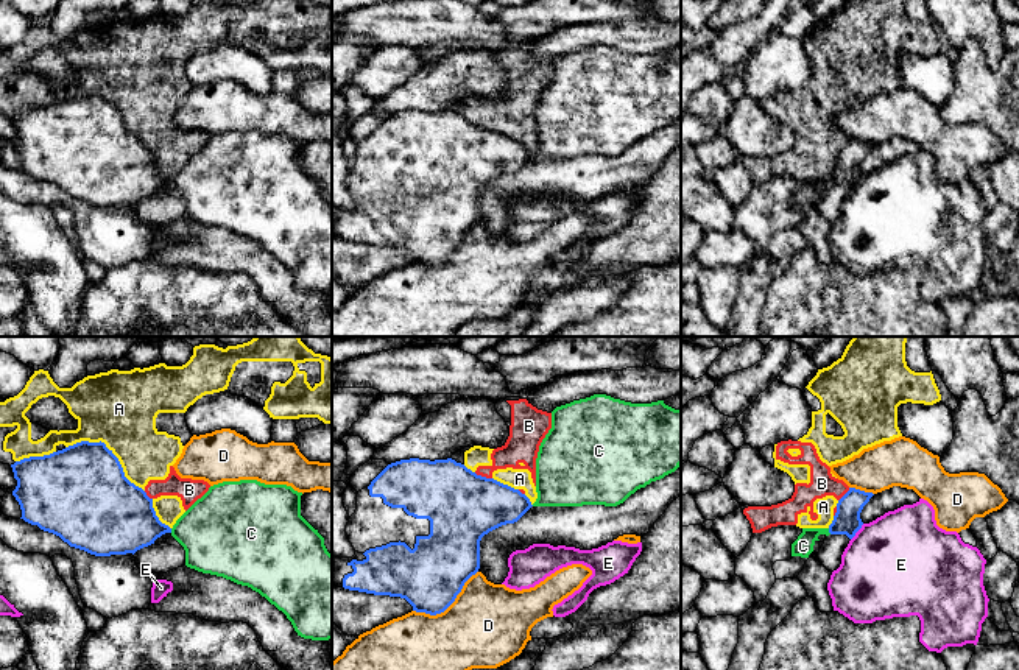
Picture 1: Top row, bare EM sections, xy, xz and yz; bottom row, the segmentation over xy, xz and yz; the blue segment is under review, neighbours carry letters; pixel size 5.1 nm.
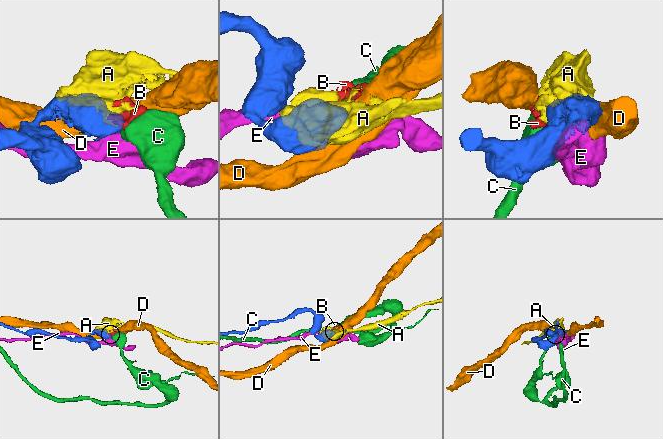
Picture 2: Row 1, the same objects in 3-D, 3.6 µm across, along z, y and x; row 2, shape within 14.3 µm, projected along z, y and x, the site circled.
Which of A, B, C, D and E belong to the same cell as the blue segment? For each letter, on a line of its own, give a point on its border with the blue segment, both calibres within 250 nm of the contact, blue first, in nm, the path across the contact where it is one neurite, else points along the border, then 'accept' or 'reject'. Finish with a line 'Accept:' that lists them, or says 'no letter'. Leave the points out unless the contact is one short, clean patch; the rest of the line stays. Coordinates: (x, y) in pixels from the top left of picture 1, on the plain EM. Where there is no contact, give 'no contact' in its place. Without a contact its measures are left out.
A: contact xy (109, 102); calibres 460 and 380 nm; reject
B: contact xz (483, 128); calibres 360 and 160 nm; border xz (474, 123), (491, 130); reject
C: contact yz (829, 183); calibres 140 and 100 nm; border yz (828, 179), (831, 184); reject
D: contact xz (447, 257); calibres 340 and 420 nm; reject
E: contact yz (857, 181); calibres 140 and 480 nm; reject
Accept: no letter

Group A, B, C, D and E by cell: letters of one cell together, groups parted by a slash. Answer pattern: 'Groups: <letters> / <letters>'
Groups: A B / C / D / E

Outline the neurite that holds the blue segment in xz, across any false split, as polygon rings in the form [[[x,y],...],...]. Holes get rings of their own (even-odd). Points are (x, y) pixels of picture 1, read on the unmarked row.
[[[410,109],[391,114],[369,137],[357,143],[357,160],[346,176],[355,206],[335,209],[333,235],[374,246],[400,248],[416,263],[441,265],[455,252],[464,234],[478,223],[481,189],[502,176],[517,173],[531,157],[530,150],[519,140],[477,126],[452,109]]]

